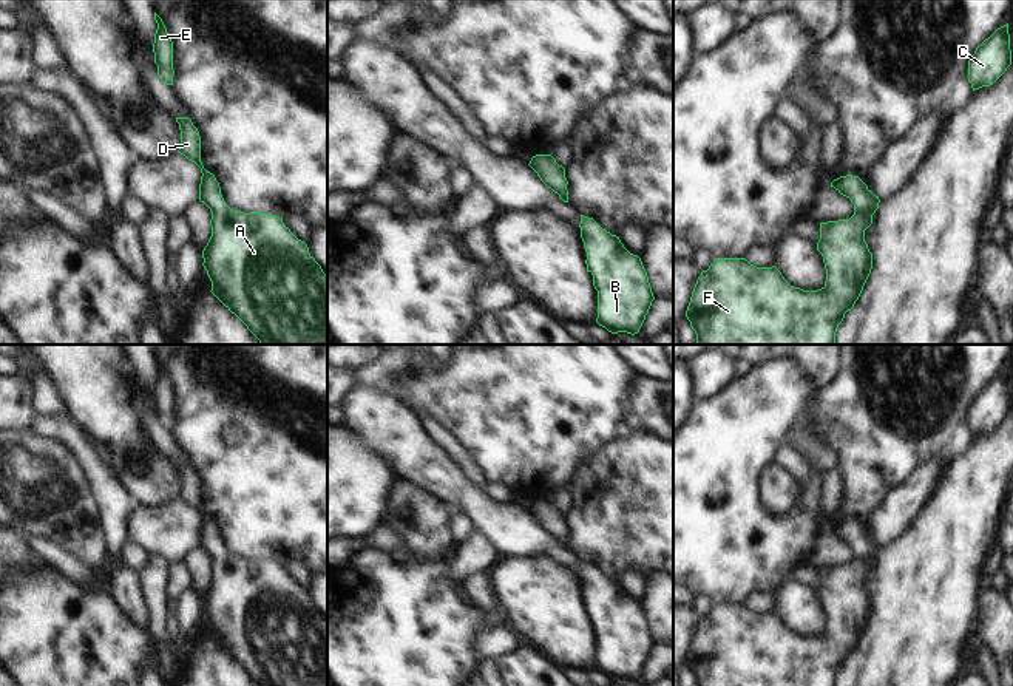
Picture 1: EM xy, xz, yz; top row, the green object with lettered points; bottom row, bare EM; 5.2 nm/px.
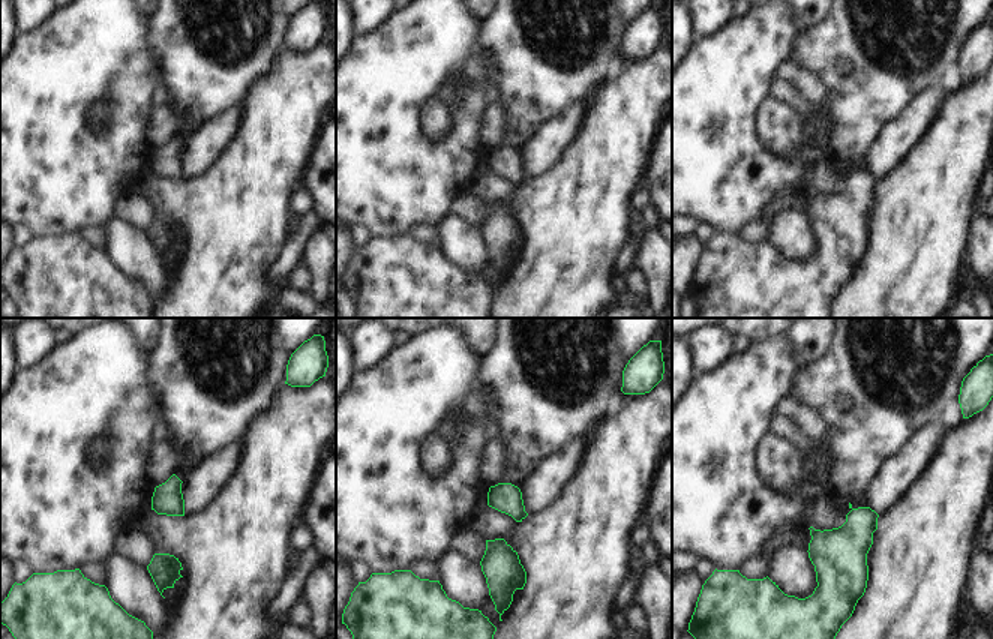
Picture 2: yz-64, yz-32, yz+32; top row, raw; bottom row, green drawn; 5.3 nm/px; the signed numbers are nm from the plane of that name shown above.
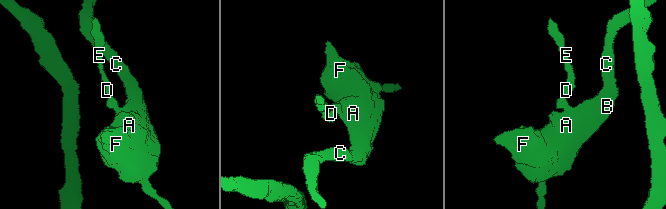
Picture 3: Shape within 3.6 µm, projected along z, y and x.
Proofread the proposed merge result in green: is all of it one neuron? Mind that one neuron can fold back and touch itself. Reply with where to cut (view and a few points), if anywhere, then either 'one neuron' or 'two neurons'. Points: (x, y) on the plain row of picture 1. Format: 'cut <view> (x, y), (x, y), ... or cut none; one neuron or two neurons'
cut none; one neuron

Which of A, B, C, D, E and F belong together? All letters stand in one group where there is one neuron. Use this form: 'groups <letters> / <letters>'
groups A B C D E F

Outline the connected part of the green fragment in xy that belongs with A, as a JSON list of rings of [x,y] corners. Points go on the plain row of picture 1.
[[[176,464],[179,499],[201,514],[199,547],[212,558],[212,582],[202,596],[212,640],[235,660],[258,686],[327,686],[327,621],[283,564],[230,555],[215,521],[201,508],[201,482],[190,464]]]

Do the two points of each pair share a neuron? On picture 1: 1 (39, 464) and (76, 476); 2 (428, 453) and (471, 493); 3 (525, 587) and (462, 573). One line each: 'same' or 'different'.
1: same
2: same
3: different

